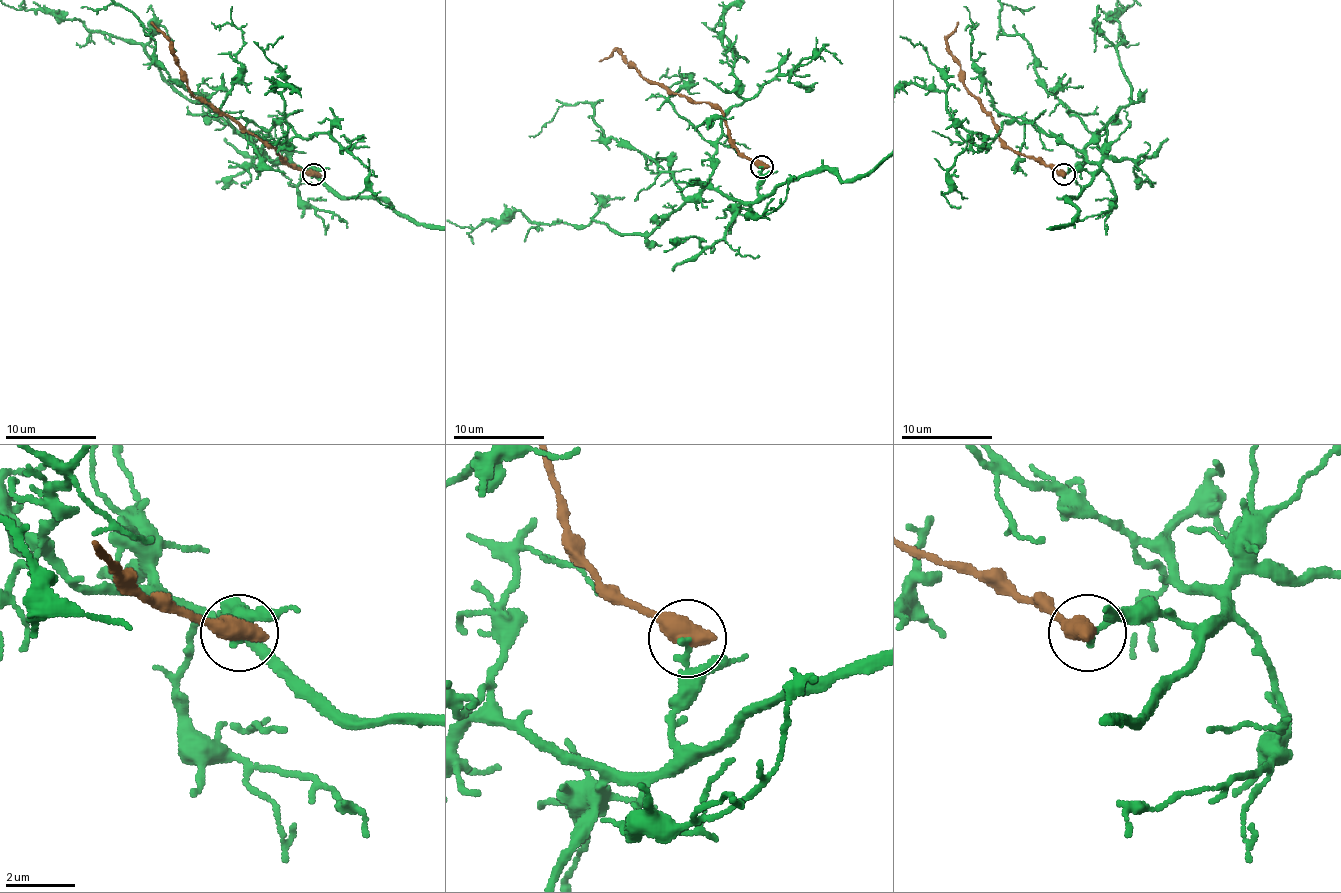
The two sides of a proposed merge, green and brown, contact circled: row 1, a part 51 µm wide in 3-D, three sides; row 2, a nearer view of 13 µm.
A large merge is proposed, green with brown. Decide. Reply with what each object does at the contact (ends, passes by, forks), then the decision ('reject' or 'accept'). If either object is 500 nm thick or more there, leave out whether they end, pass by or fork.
reject

